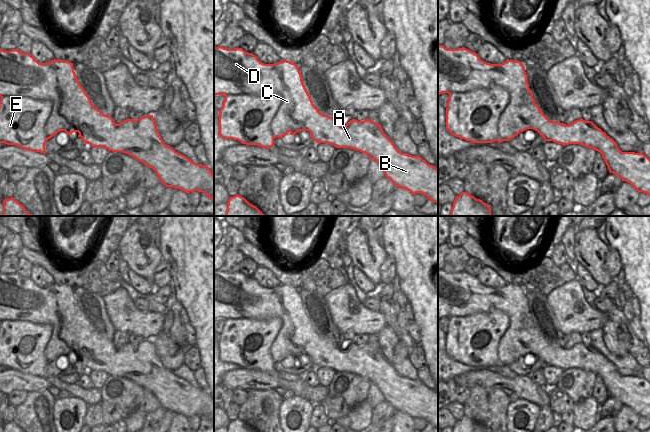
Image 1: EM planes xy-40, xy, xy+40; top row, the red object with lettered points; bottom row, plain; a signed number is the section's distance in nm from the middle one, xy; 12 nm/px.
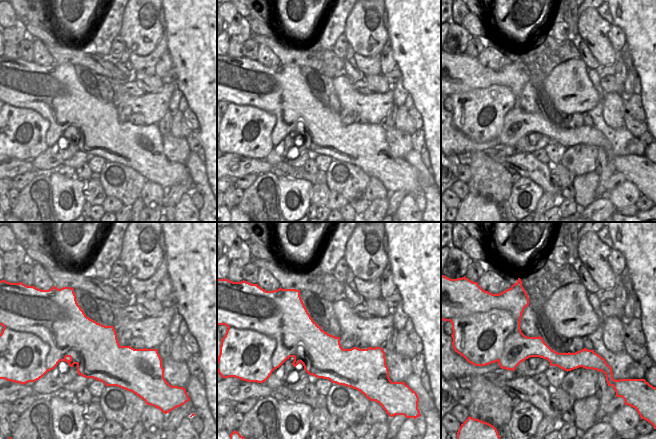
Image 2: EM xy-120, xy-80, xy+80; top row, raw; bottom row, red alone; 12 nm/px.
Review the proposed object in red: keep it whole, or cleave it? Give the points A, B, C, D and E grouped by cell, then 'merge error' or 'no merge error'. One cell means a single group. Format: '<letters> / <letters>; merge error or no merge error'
A B C D / E; merge error

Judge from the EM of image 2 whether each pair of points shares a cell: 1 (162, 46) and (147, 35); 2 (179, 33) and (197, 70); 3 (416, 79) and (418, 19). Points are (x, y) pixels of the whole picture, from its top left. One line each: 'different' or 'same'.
1: different
2: same
3: same

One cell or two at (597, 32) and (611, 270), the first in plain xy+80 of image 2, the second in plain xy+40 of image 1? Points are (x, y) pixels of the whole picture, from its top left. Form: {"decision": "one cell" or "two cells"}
{"decision": "two cells"}

